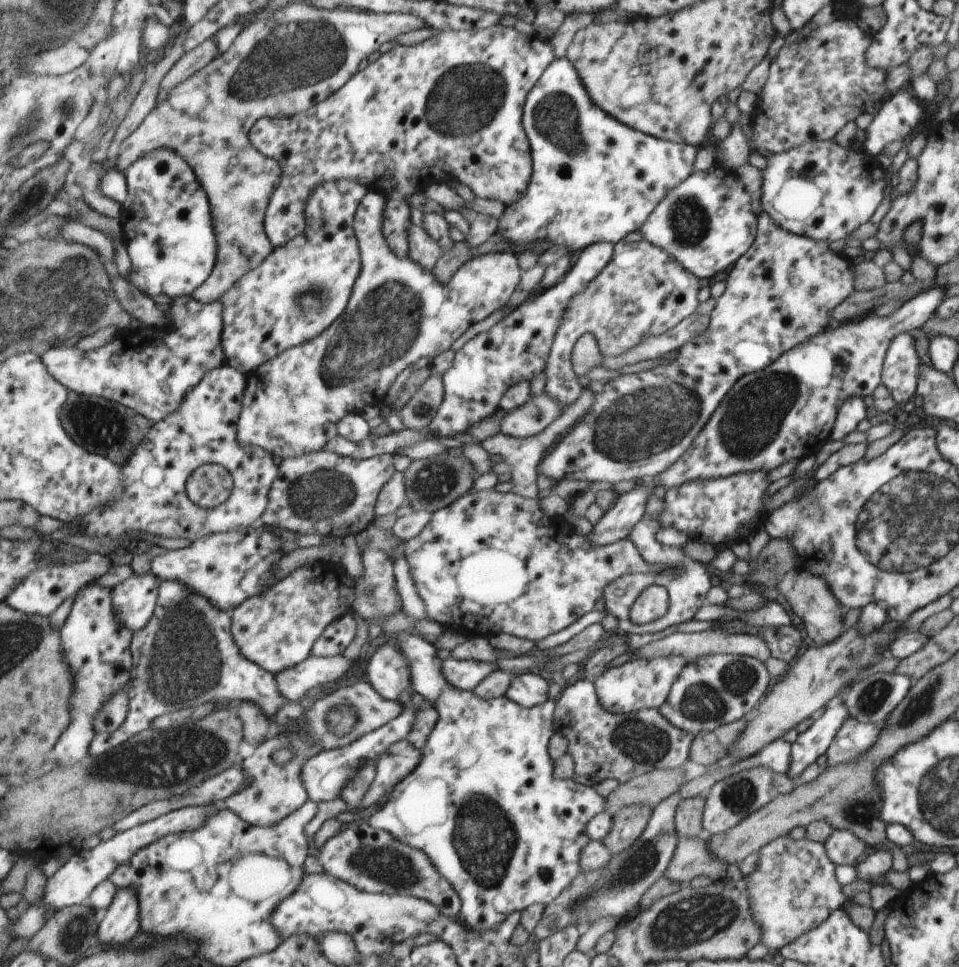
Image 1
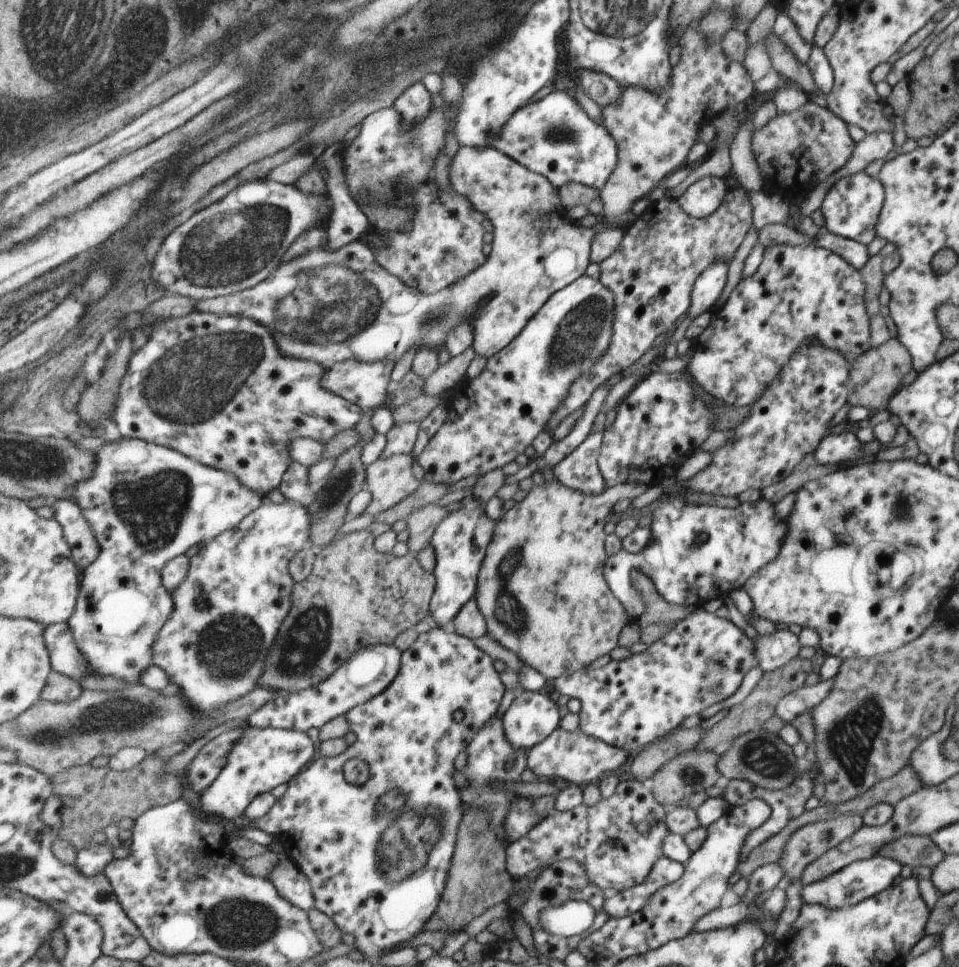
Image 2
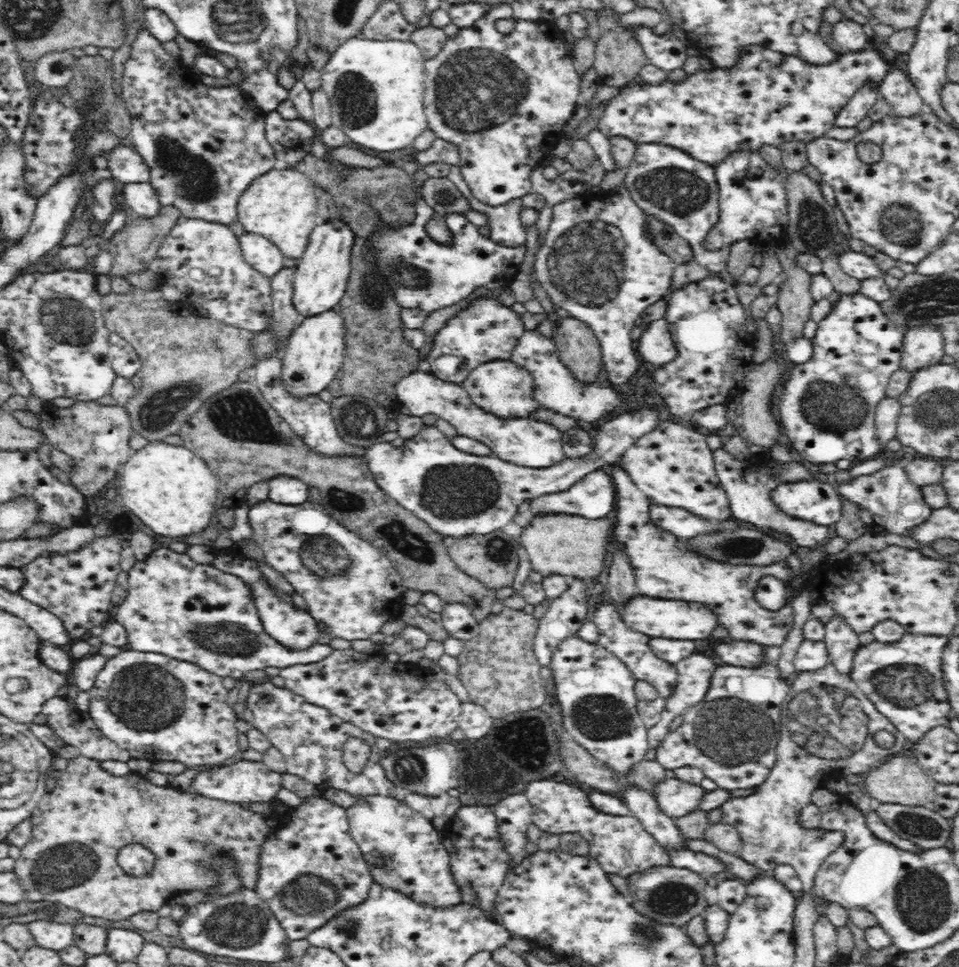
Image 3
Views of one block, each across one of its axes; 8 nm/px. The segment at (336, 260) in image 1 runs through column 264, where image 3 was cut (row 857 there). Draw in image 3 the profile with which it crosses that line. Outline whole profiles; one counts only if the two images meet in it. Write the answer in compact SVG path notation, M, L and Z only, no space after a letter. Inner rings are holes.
M322 794L310 796L303 801L294 812L285 814L285 826L274 828L270 838L262 844L260 878L255 886L258 895L270 903L270 910L274 911L276 919L280 921L292 941L307 938L314 929L326 924L330 917L342 909L362 903L374 881L369 864L350 834L346 809L324 800Z

